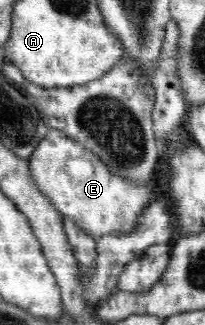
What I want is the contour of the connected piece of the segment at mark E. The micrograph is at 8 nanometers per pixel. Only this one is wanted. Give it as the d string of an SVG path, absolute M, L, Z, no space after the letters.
M49 129L27 163L33 184L50 199L52 206L62 215L73 218L93 237L131 233L137 227L139 216L155 200L154 180L136 186L135 182L112 174L96 154L58 129Z

